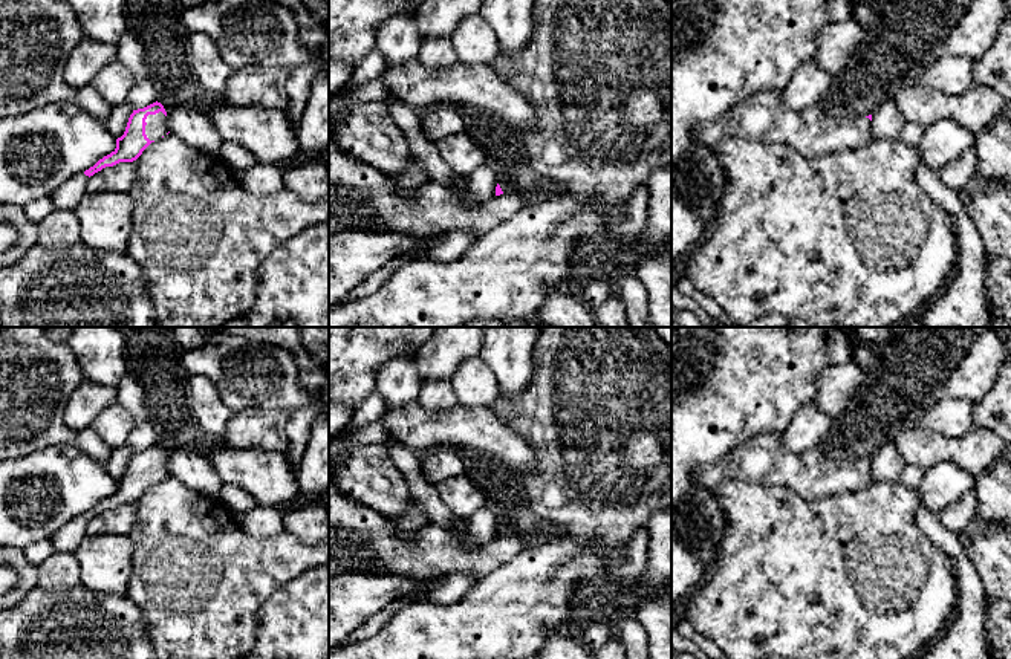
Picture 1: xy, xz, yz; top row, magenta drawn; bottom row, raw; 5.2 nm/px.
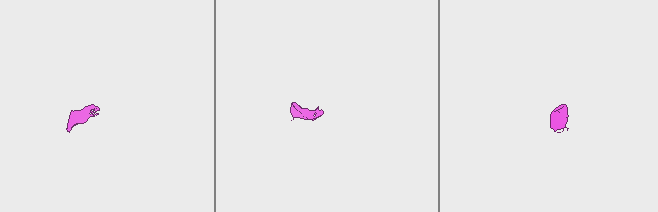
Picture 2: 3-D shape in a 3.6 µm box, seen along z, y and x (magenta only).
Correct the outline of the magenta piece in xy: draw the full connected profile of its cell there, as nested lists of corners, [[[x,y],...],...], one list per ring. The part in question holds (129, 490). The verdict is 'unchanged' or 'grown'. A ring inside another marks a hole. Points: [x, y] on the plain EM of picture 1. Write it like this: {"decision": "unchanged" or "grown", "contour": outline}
{"decision": "grown", "contour": [[[158,443],[144,451],[133,453],[124,477],[116,482],[116,491],[84,515],[70,520],[50,537],[55,552],[73,553],[87,537],[87,524],[95,515],[119,505],[136,503],[151,485],[168,477],[165,459],[167,454]]]}

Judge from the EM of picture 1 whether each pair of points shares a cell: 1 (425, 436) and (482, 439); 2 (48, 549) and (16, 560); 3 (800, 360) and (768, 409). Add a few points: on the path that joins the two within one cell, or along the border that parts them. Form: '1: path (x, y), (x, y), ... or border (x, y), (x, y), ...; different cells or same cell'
1: path (439, 436), (468, 436); same cell
2: border (22, 549), (23, 555), (37, 566); different cells
3: path (791, 372), (768, 396); same cell

